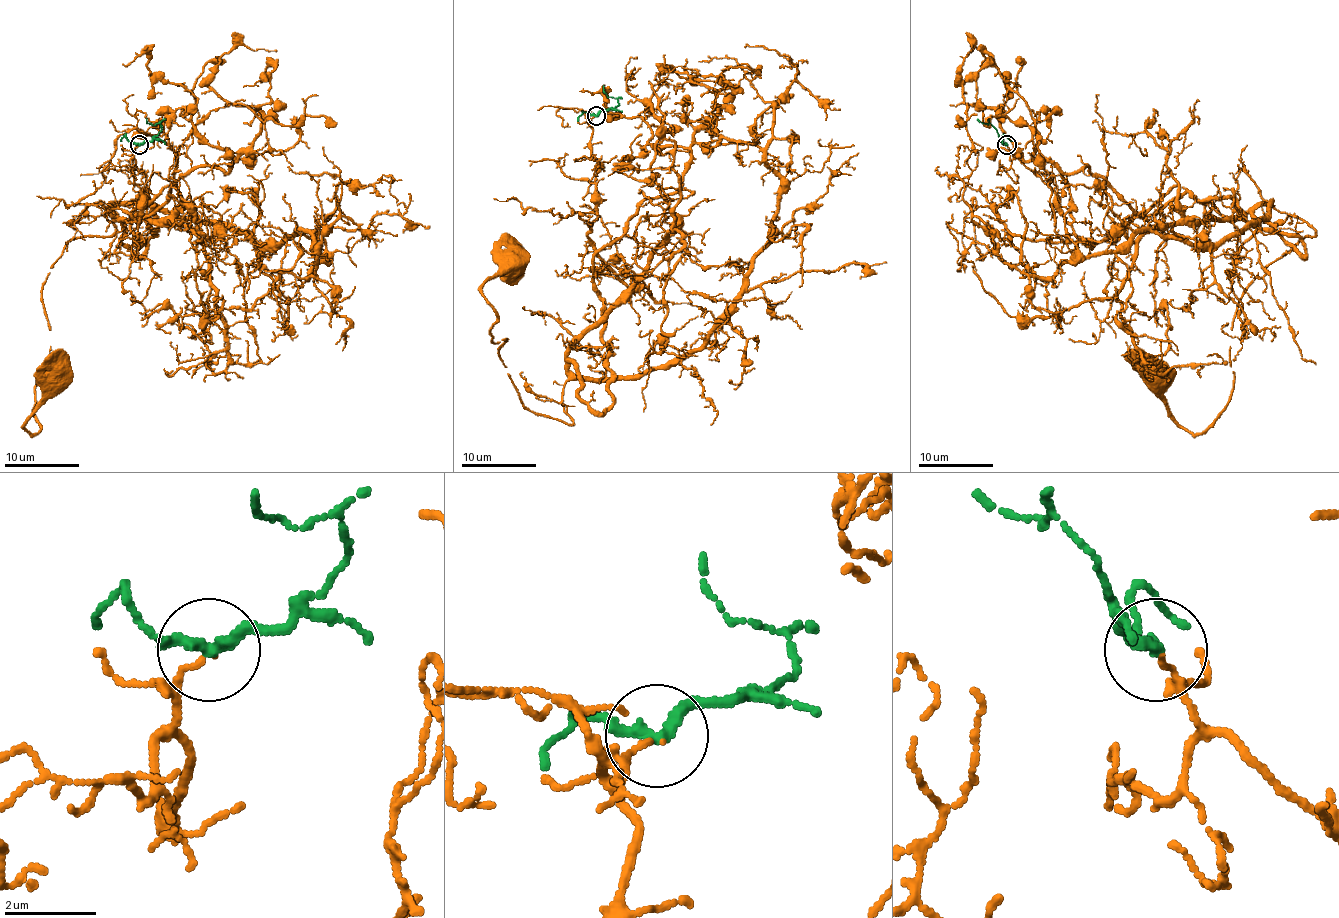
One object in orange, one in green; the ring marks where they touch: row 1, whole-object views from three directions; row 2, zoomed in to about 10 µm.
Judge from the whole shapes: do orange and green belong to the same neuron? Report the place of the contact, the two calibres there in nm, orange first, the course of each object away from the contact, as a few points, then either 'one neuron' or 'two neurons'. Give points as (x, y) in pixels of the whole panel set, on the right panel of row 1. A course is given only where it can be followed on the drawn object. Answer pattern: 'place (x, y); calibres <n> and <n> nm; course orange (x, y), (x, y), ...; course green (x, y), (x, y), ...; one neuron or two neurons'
place (1006, 145); calibres 100 and 260 nm; course orange (1007, 146), (1081, 239), (1187, 193), (1314, 230), (1240, 301), (1204, 429), (1154, 373); course green (1007, 144), (990, 124), (977, 118); one neuron

